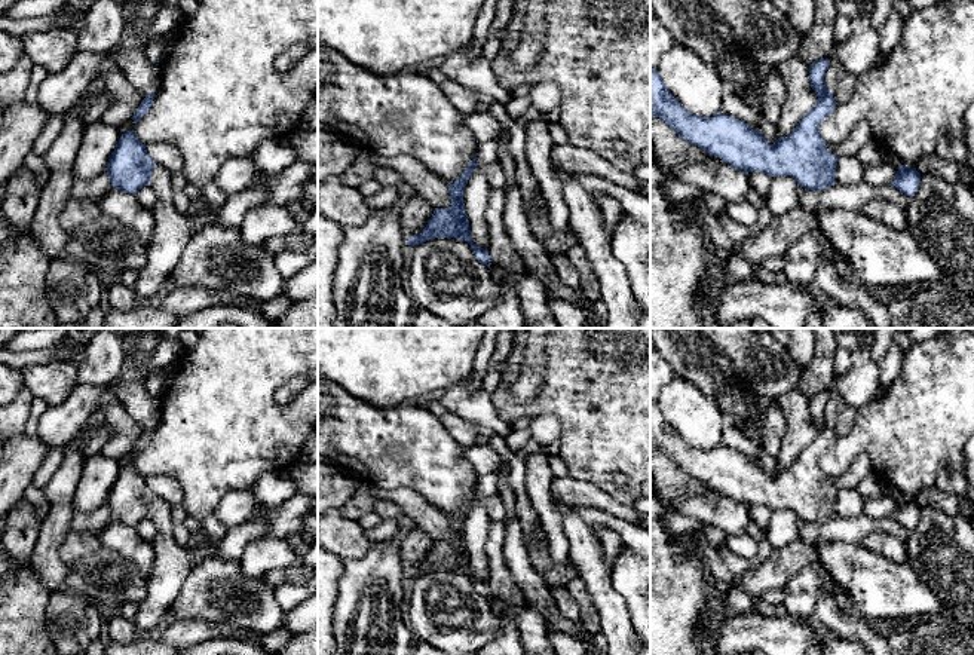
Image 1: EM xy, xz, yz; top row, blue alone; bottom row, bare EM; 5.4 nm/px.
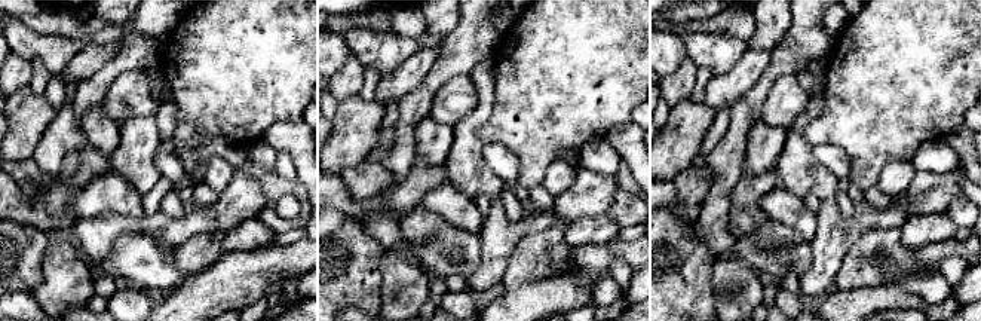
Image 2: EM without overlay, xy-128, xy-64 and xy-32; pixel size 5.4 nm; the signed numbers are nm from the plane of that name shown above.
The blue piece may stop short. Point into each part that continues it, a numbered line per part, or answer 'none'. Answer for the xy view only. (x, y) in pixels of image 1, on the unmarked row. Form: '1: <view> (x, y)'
1: xy (172, 563)

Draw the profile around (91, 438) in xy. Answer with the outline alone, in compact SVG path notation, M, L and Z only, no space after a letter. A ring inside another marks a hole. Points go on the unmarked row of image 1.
M105 420L98 425L86 423L83 428L79 429L74 438L77 440L79 454L83 462L101 453L108 434L110 431Z

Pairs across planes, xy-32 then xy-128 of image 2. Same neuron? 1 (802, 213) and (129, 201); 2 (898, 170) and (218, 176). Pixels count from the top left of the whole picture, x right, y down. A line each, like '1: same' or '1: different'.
1: same
2: same

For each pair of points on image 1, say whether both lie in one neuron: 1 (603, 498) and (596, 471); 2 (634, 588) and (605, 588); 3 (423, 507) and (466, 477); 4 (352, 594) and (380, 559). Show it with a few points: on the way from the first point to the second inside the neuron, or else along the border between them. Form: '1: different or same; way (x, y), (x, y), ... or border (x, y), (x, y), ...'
1: different; border (567, 474), (588, 480), (619, 501), (631, 504)
2: different; border (610, 572), (613, 588), (624, 600), (630, 620)
3: different; border (395, 489), (414, 489), (447, 517)
4: same; way (361, 585), (379, 568)

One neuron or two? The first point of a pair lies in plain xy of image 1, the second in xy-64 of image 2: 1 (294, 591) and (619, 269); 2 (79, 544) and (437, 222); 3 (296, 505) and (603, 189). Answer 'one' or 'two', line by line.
1: one
2: one
3: one

